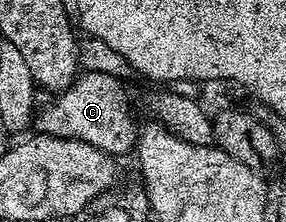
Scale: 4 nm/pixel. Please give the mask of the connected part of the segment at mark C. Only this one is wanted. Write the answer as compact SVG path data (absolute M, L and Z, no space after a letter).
M90 70L79 73L67 90L55 93L46 107L36 114L37 133L51 134L57 138L75 138L92 144L111 156L126 154L135 149L140 126L134 123L130 111L130 98L122 82L106 70Z

